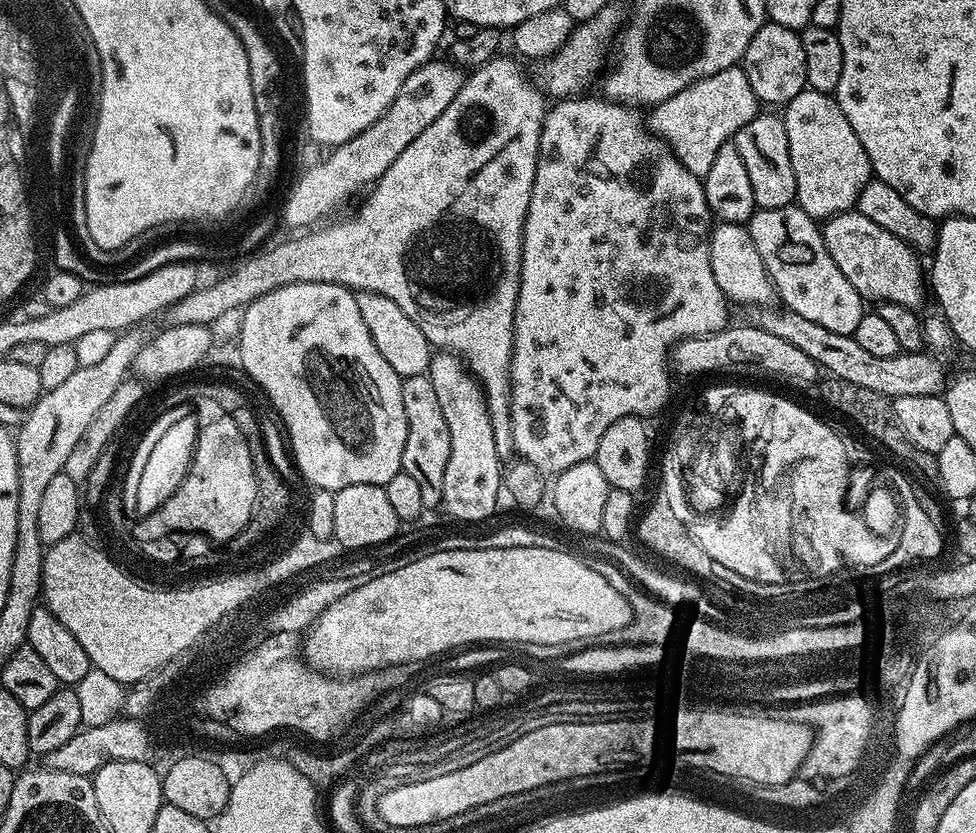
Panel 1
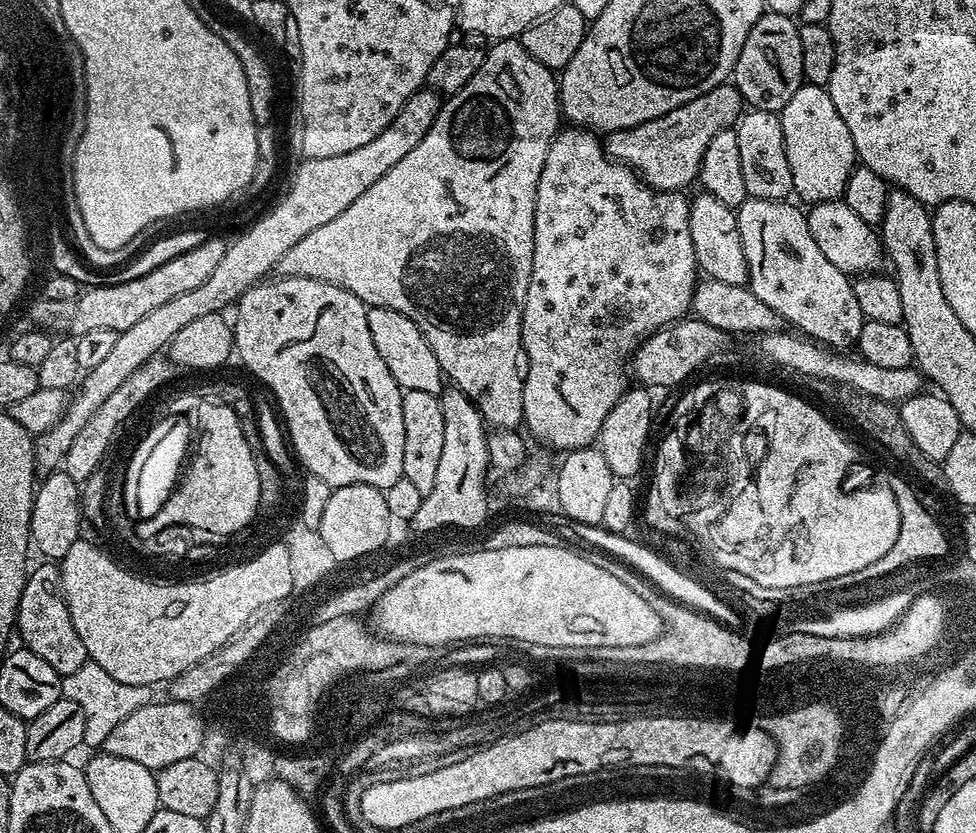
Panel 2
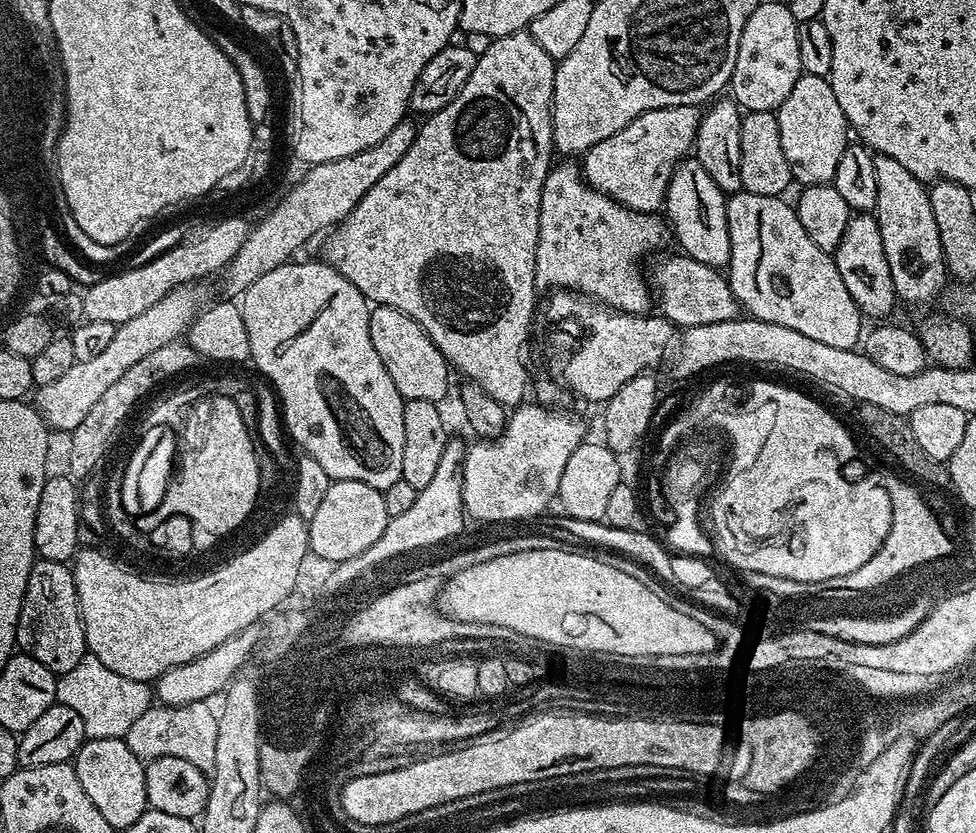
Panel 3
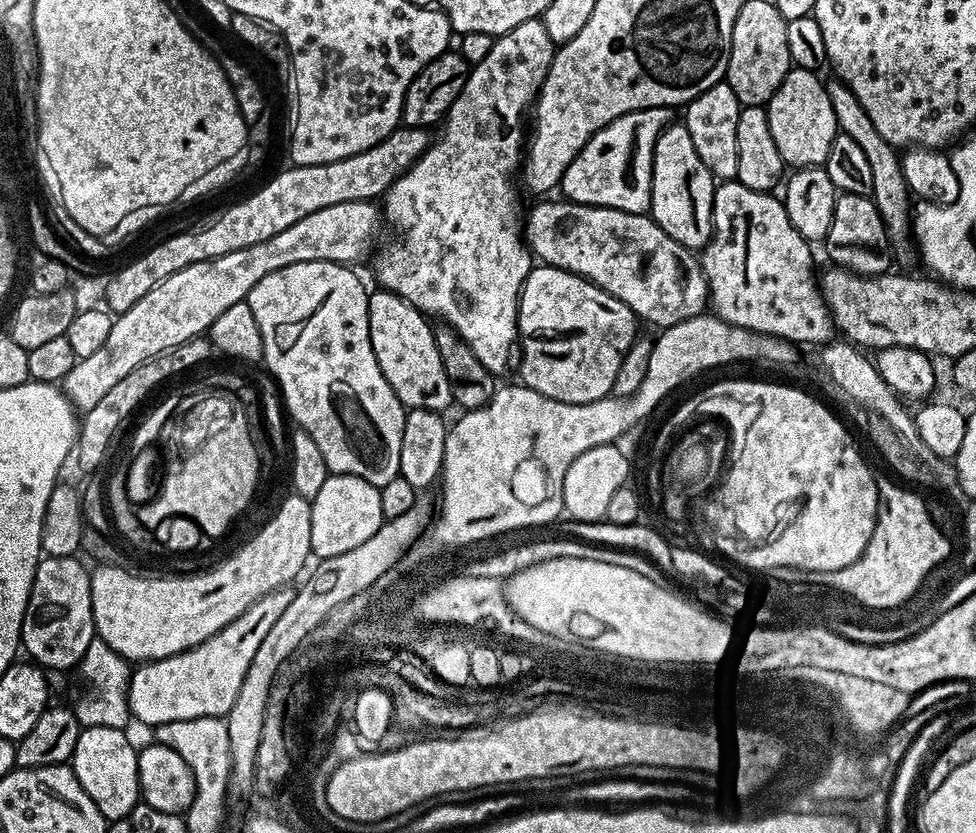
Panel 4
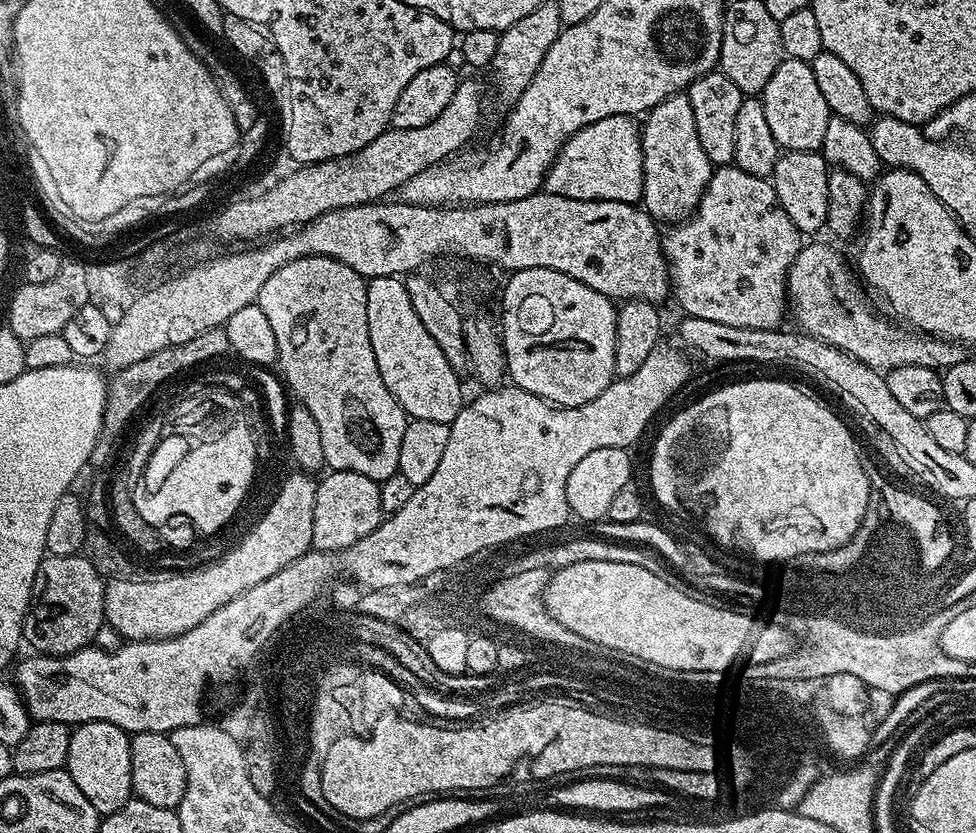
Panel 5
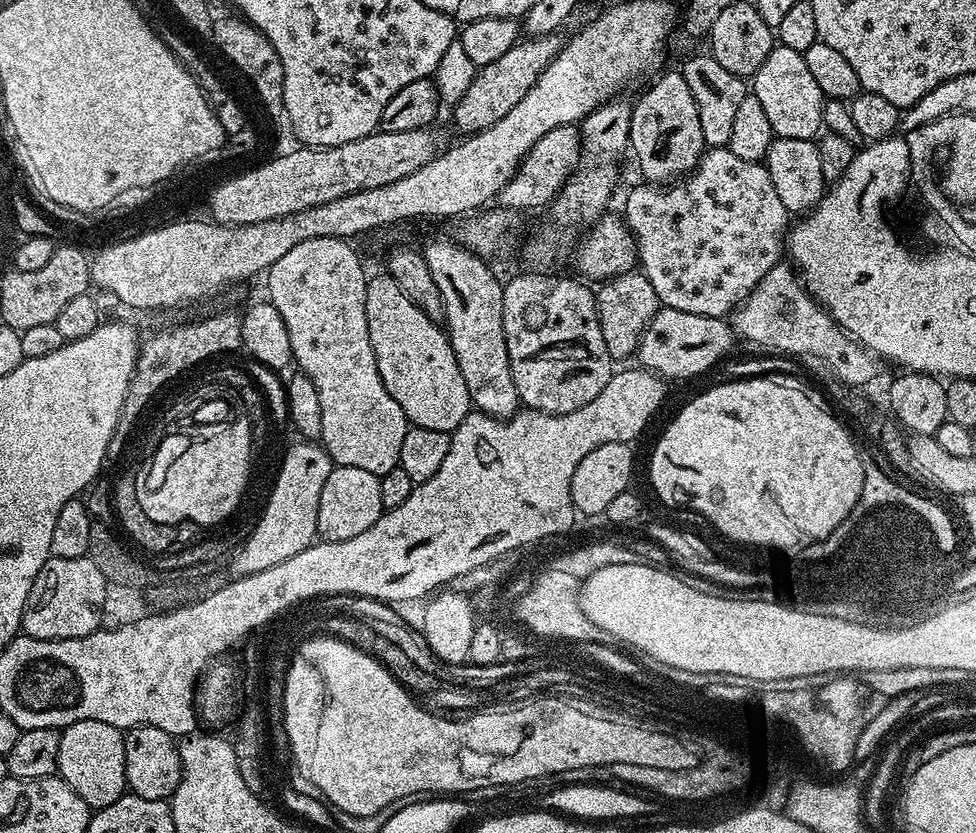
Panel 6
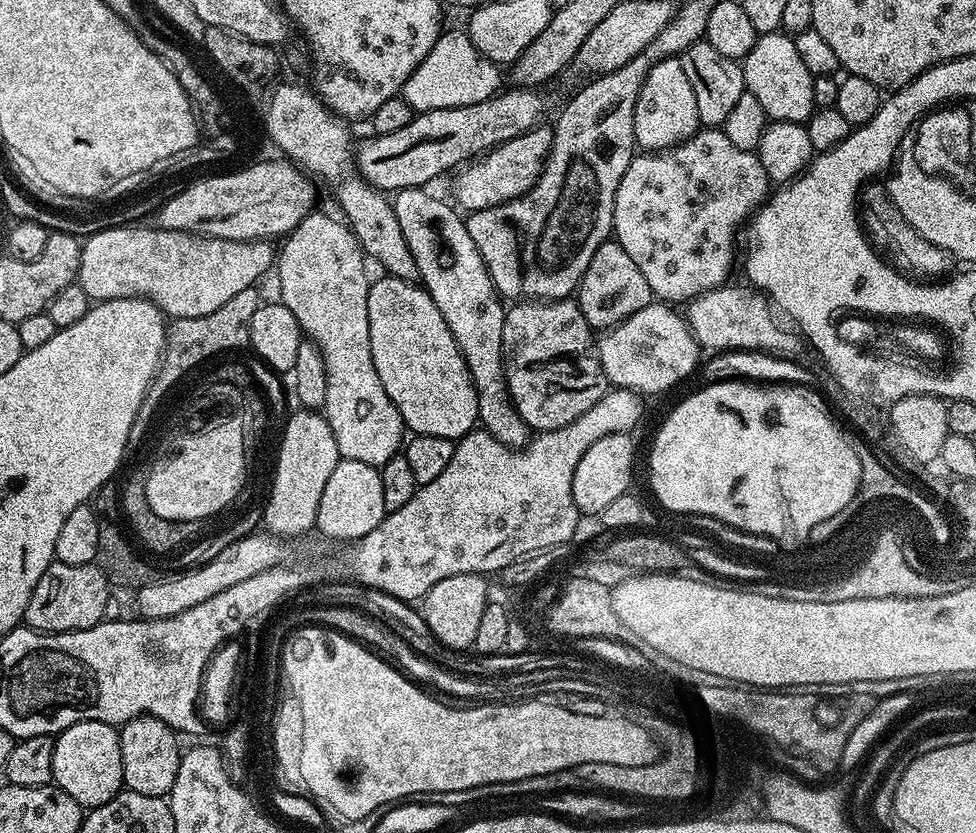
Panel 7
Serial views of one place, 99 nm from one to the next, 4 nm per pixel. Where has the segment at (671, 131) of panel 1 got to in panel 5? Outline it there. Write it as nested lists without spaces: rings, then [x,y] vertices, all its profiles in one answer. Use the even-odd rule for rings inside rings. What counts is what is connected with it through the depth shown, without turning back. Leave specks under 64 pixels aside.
[[[611,116],[602,118],[602,122],[594,122],[582,130],[578,130],[562,146],[562,150],[556,155],[556,160],[550,166],[548,176],[544,179],[543,191],[550,194],[558,194],[562,198],[578,198],[579,200],[613,200],[614,202],[626,202],[639,205],[644,194],[644,163],[642,162],[642,142],[640,141],[641,125],[630,116]]]

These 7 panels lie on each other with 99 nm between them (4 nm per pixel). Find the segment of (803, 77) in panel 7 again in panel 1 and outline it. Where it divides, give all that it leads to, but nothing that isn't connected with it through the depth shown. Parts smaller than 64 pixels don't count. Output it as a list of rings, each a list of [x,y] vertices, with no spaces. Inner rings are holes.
[[[805,90],[783,109],[786,142],[790,142],[790,162],[794,166],[795,203],[807,216],[820,222],[839,212],[856,208],[861,190],[873,179],[872,163],[858,142],[858,134],[846,122],[835,95]]]

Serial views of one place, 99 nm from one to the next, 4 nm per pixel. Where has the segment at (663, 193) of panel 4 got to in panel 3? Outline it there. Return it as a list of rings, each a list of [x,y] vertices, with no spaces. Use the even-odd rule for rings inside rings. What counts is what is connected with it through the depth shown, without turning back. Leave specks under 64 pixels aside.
[[[685,158],[676,165],[668,183],[668,192],[664,195],[663,211],[670,225],[671,235],[680,243],[679,251],[683,255],[694,258],[711,268],[723,269],[728,263],[730,254],[730,230],[728,229],[728,201],[726,194],[718,186],[714,186],[714,178],[702,170],[695,158]]]

